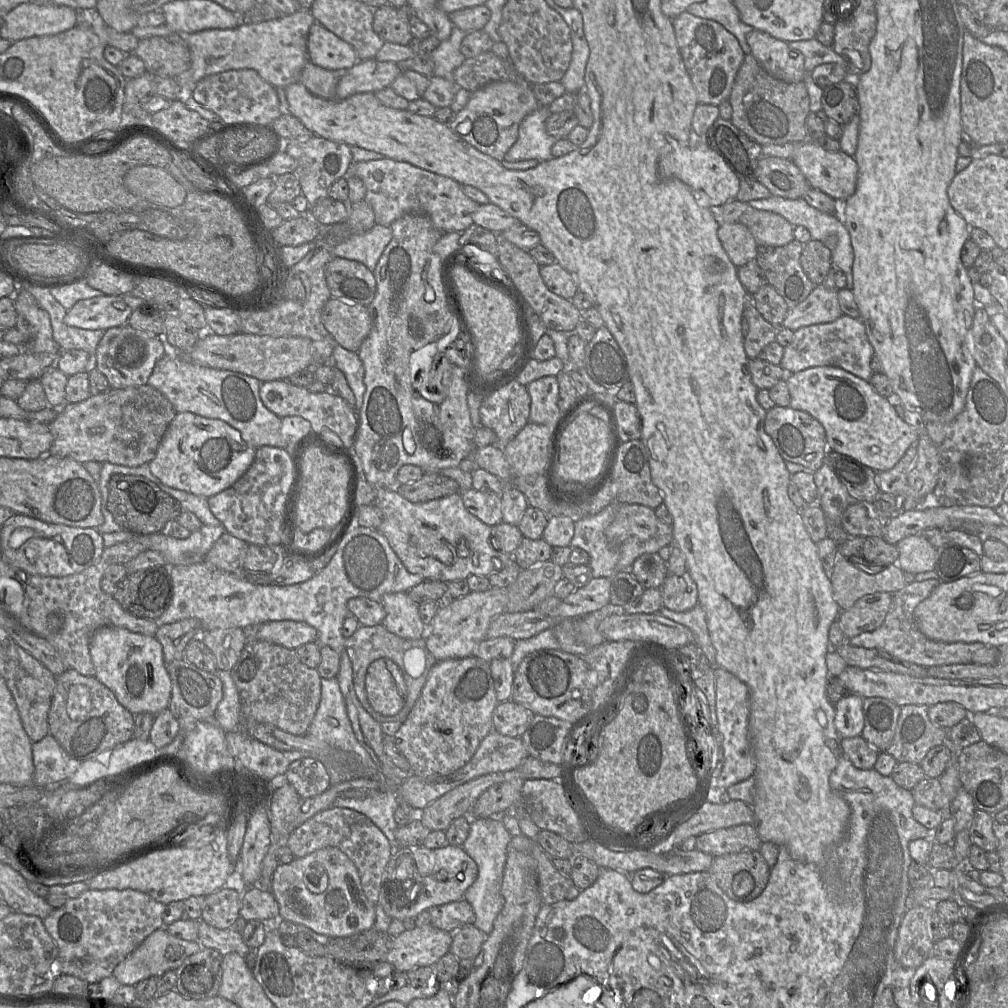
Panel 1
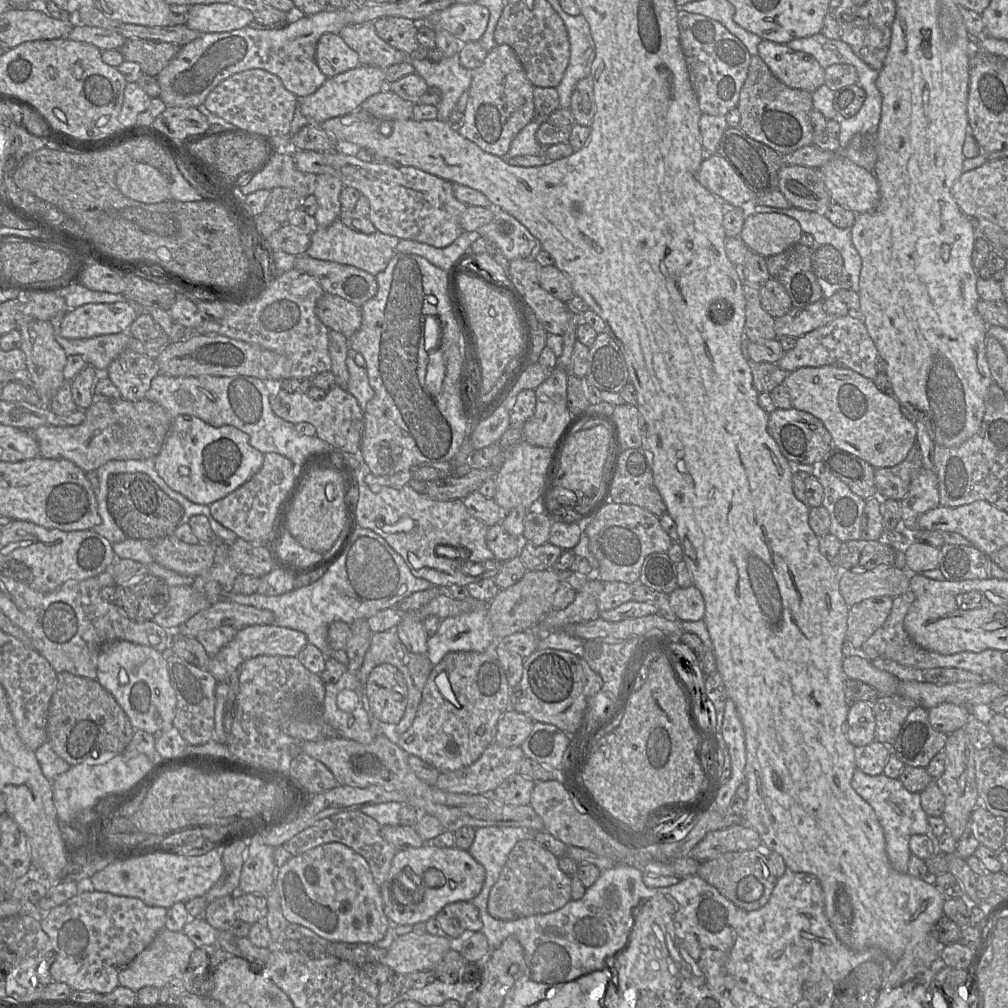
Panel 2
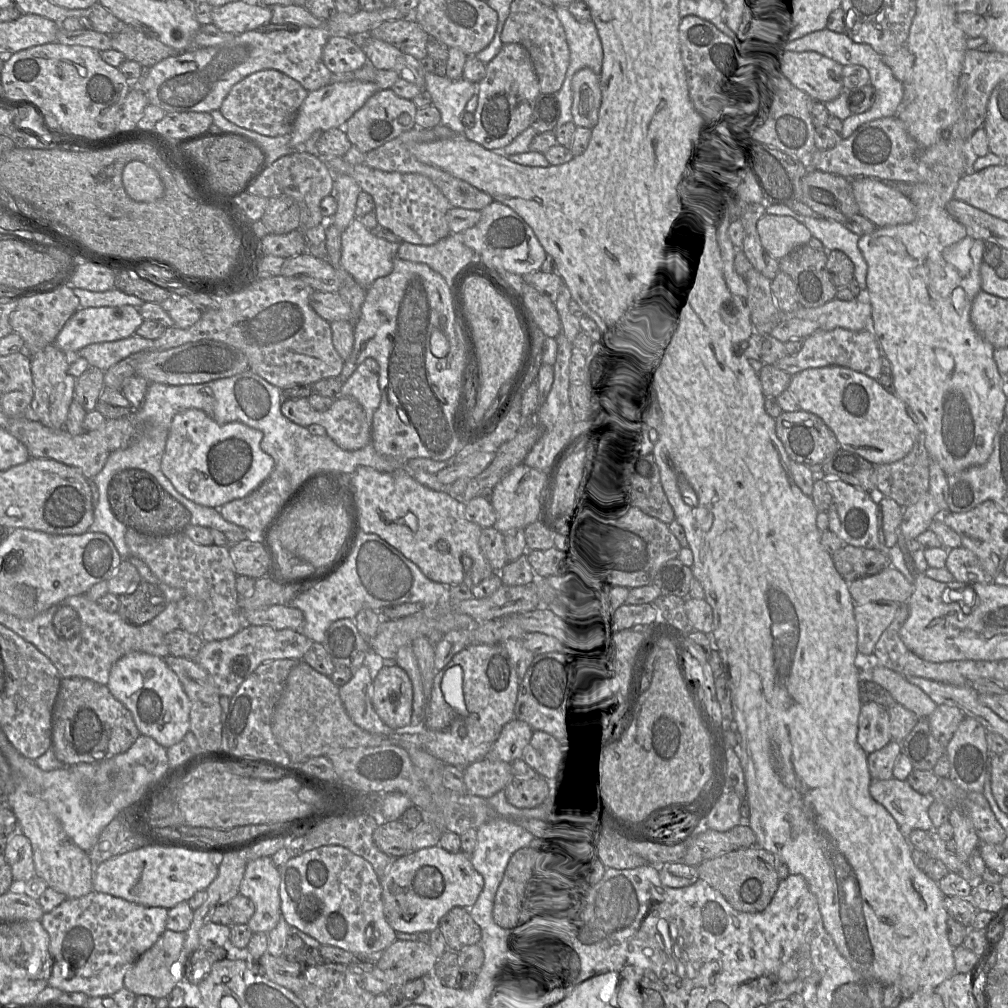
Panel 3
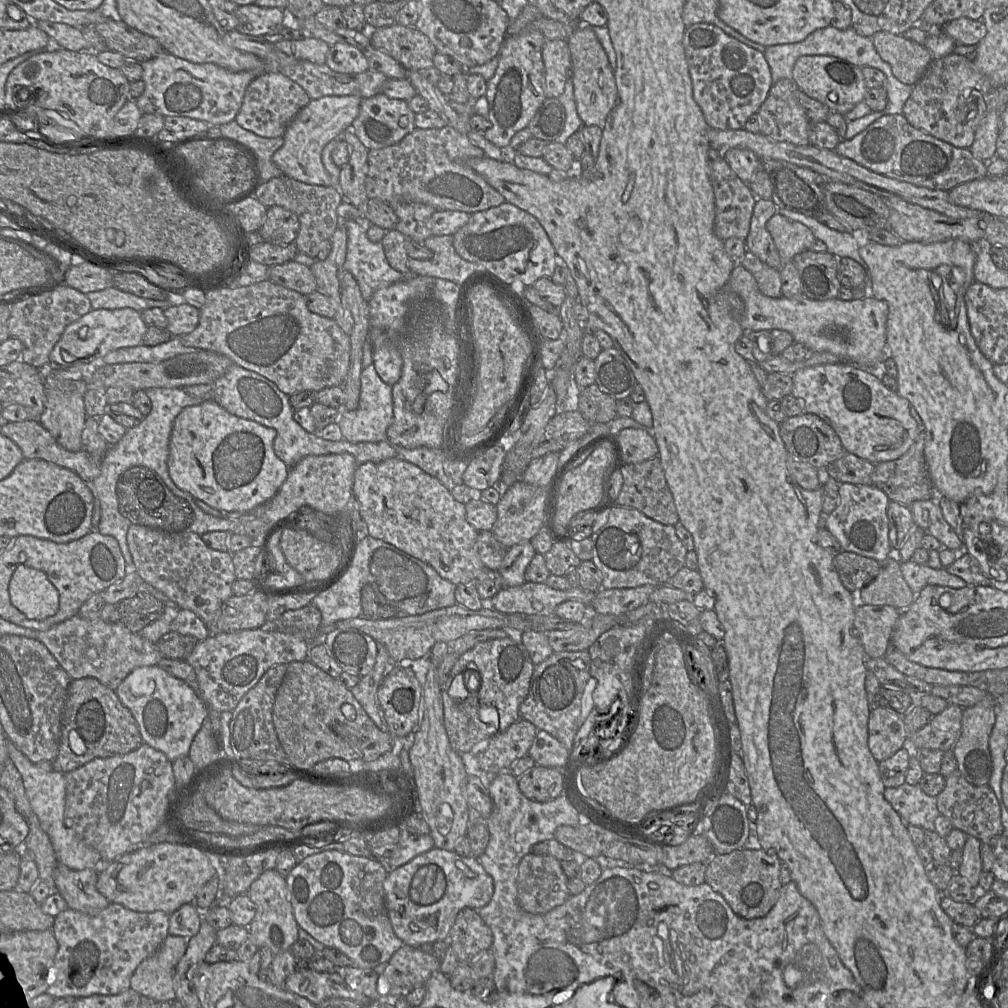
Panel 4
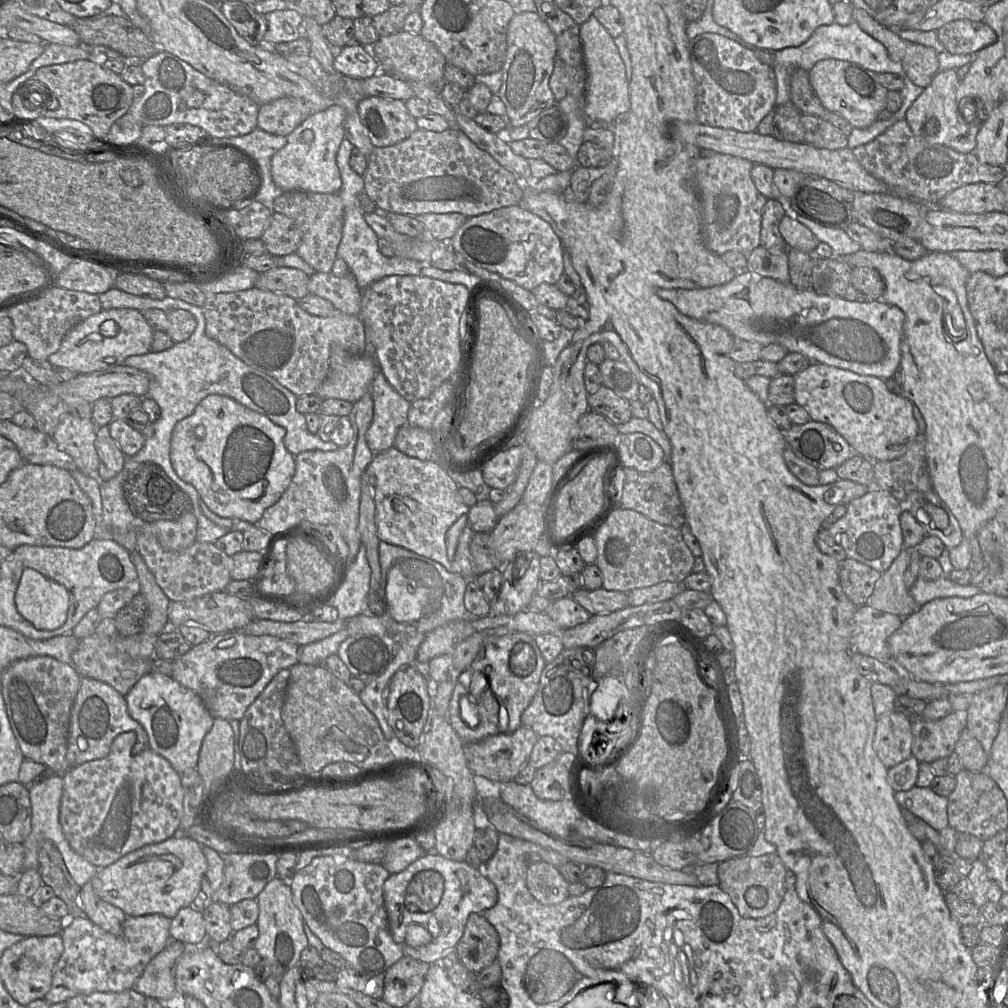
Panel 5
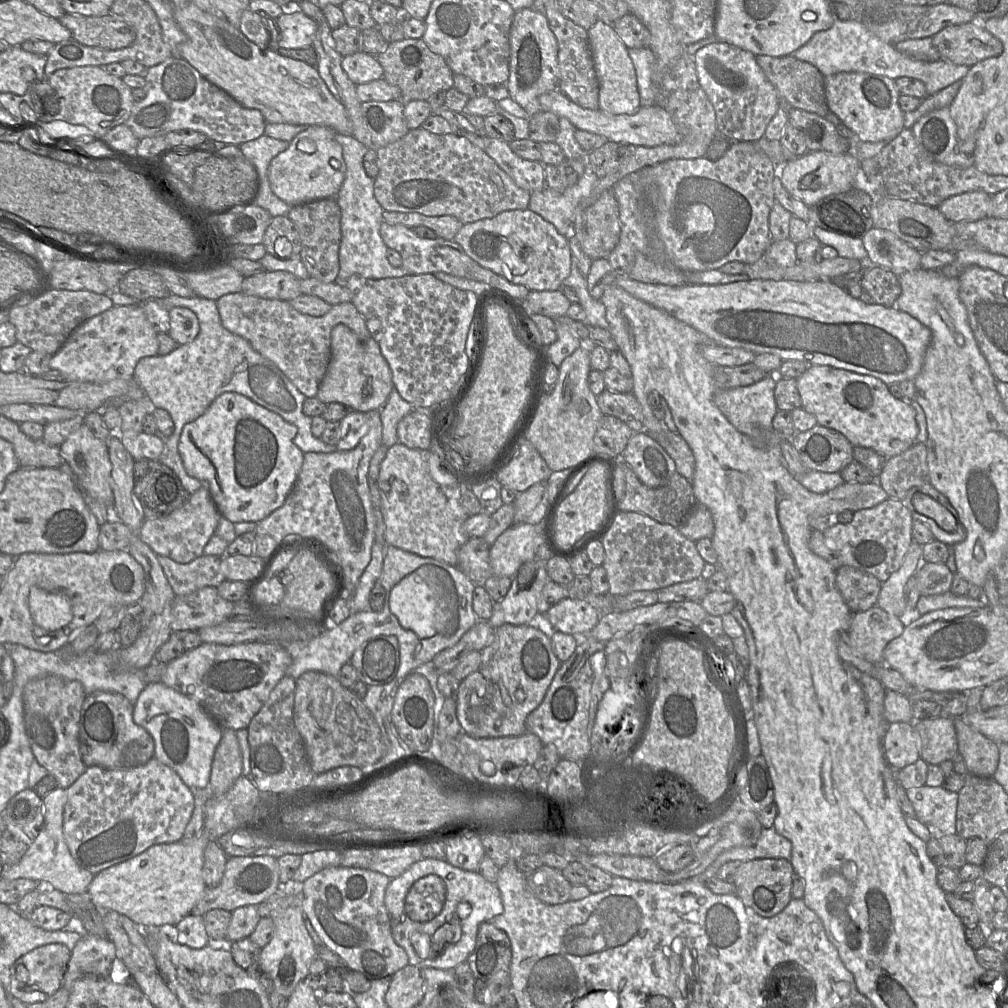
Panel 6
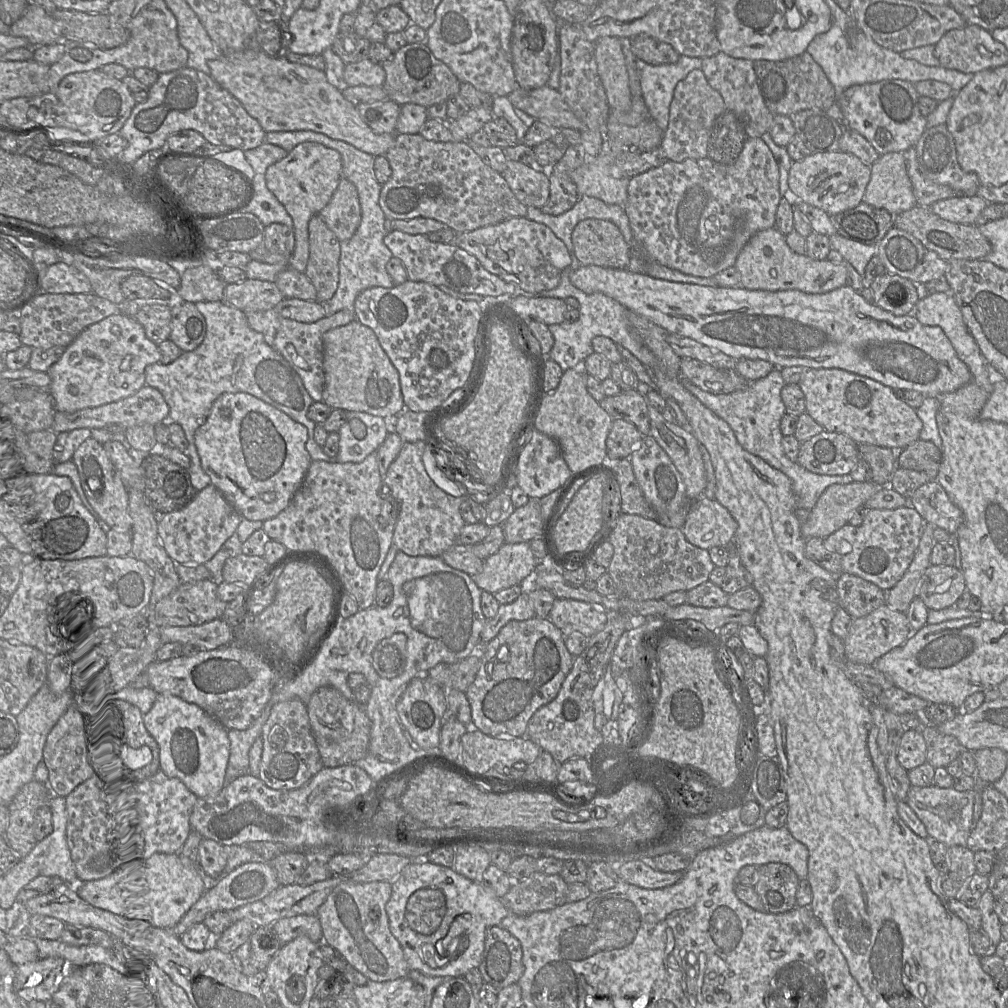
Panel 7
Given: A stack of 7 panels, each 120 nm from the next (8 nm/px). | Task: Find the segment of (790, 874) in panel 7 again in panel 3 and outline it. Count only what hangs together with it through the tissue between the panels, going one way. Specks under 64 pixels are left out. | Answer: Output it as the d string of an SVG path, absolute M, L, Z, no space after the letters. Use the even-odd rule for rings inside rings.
M755 845L730 851L697 866L699 878L719 891L725 900L739 912L758 913L770 904L780 879L775 869L775 857Z

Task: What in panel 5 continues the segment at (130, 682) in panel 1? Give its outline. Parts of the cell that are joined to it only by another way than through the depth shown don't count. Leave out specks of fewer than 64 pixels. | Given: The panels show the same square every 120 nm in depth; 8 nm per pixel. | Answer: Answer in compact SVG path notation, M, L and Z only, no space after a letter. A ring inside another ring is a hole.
M150 671L131 688L125 699L129 715L146 731L152 751L164 757L178 774L196 769L202 741L214 721L197 693L169 675Z

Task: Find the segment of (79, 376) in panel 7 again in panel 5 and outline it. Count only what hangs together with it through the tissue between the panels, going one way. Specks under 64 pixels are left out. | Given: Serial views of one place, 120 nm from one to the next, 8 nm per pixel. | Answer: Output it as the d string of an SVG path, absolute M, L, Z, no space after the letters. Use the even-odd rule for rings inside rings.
M131 308L102 310L74 326L63 338L59 349L48 357L53 366L66 367L77 374L104 370L112 365L123 365L126 358L151 351L154 330L147 323L142 311Z

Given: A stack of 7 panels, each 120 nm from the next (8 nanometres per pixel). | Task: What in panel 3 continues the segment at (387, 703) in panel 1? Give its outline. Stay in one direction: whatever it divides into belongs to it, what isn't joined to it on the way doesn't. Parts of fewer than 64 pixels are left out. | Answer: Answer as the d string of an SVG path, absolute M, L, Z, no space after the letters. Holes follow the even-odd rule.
M384 665L372 684L371 702L380 719L392 729L408 726L413 688L407 673L398 665Z

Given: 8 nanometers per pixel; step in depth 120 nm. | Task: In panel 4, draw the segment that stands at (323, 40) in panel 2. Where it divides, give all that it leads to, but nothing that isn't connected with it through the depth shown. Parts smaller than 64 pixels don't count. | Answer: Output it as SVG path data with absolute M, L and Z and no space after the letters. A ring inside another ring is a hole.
M340 42L329 47L326 65L331 70L344 74L358 74L369 69L368 60L359 49Z

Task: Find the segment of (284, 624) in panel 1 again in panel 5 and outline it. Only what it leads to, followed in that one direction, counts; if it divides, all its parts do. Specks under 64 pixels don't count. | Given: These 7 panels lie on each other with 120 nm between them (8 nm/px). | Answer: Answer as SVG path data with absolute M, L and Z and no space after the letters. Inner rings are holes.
M241 632L212 634L205 642L192 646L173 663L171 677L193 690L202 699L212 716L226 720L241 720L247 708L260 695L271 679L282 669L298 663L299 646L273 636L252 636Z

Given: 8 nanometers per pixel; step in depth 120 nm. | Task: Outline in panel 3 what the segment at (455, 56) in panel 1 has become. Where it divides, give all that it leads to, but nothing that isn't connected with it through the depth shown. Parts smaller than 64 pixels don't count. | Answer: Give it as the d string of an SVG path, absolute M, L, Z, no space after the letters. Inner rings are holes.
M425 73L425 89L431 96L432 105L440 111L441 125L463 135L466 129L462 115L469 99L477 95L478 84L464 78L451 80L447 76Z

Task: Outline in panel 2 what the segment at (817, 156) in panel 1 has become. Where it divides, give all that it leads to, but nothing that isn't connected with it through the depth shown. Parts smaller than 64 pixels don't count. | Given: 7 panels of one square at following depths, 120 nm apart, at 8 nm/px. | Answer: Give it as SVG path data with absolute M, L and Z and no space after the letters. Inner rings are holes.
M842 156L818 169L832 201L854 213L870 213L878 208L879 184L871 171Z

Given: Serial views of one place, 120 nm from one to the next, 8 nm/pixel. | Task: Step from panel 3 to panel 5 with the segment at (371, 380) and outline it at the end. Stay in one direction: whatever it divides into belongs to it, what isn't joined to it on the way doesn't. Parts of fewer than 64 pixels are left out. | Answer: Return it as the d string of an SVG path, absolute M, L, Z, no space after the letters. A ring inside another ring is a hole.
M381 370L370 385L373 400L373 418L365 438L369 449L378 454L394 445L398 430L407 424L410 402L388 382Z

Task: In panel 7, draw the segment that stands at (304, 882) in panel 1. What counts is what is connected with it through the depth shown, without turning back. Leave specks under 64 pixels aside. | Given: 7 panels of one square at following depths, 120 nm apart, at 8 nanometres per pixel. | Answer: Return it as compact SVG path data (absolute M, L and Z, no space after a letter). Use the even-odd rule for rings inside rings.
M344 881L335 887L316 915L320 920L323 942L327 943L369 980L384 982L408 977L409 965L398 940L389 928L386 903L391 896L391 883Z

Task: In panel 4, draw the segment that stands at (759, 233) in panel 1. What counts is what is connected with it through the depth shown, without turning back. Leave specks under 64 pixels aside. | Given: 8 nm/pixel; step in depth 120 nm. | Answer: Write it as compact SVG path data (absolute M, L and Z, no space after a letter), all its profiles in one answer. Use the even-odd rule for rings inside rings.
M775 214L768 220L766 229L777 248L782 266L795 255L811 249L815 240L807 226L780 214Z

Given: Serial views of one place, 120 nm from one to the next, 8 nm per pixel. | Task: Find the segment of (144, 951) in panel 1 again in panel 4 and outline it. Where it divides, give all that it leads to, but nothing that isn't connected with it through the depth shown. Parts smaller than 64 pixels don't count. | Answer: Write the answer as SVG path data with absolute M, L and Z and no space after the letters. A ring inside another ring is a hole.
M168 934L160 948L137 966L130 989L158 1002L175 1000L174 969L185 954L188 940Z

